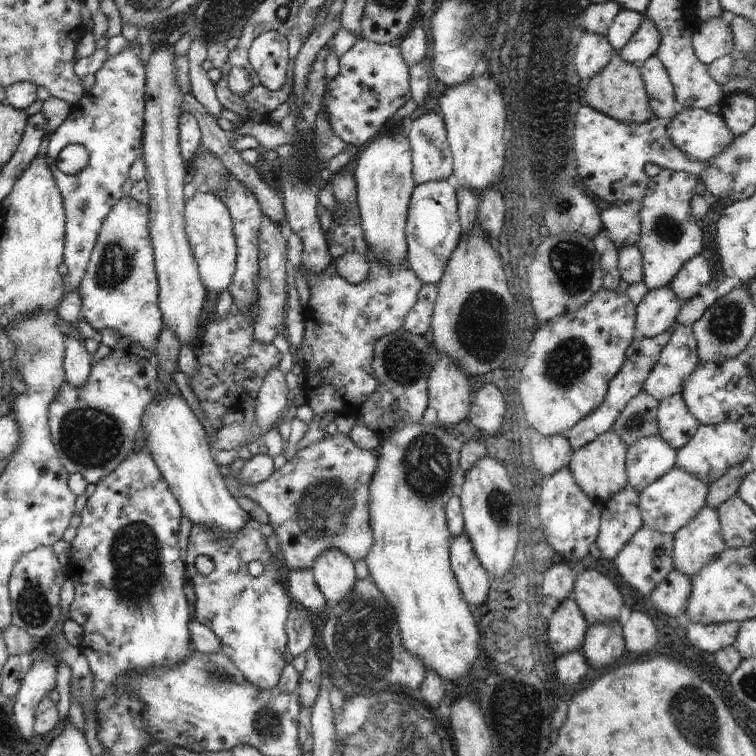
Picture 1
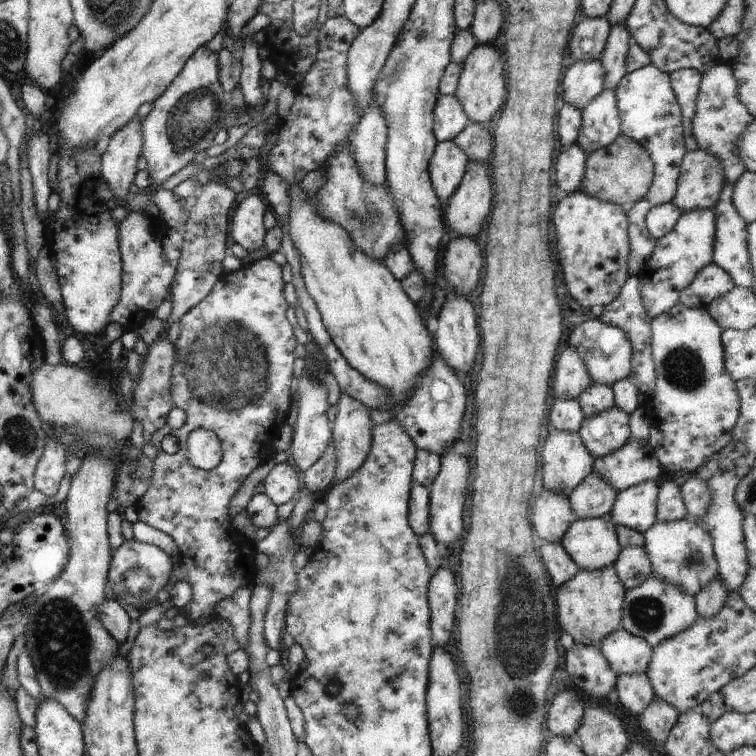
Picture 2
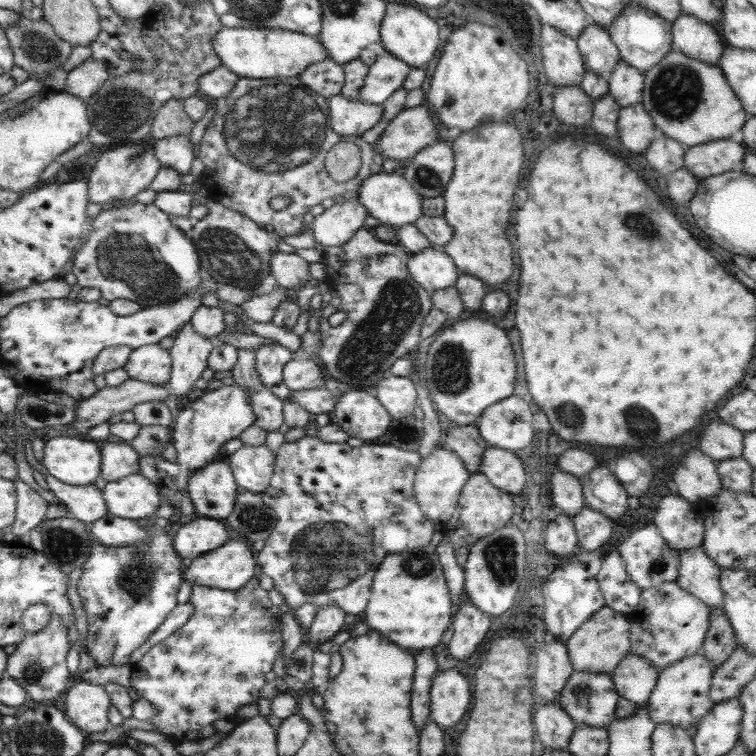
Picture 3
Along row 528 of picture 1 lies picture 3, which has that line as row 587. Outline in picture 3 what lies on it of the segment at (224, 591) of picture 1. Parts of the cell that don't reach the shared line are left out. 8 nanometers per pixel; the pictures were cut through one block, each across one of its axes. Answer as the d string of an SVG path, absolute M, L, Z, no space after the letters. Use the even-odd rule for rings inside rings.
M254 575L242 588L238 590L220 590L219 588L205 587L204 585L193 584L191 586L192 592L189 597L189 602L193 606L193 615L188 619L188 622L179 628L176 632L173 632L166 640L163 640L160 644L155 644L150 647L148 652L144 653L144 656L137 662L131 665L131 679L130 684L137 694L146 698L148 702L151 702L158 708L158 713L150 718L148 722L156 728L156 732L162 735L166 735L168 740L172 740L175 745L182 742L200 741L218 734L218 731L214 728L213 723L216 720L234 719L238 709L246 704L256 703L259 699L260 690L266 683L266 674L272 670L272 664L274 660L281 654L281 650L284 648L283 638L280 635L281 630L281 616L279 606L276 606L268 598L266 590L262 589L259 585L259 579Z

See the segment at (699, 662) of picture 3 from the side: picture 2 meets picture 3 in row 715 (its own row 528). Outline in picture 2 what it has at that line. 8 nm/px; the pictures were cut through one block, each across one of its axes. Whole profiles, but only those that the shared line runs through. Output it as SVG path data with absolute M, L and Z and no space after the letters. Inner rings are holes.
M685 517L676 521L656 522L643 536L645 537L643 548L648 554L652 574L661 579L668 579L671 584L679 585L685 593L694 597L718 576L712 536L694 519Z

